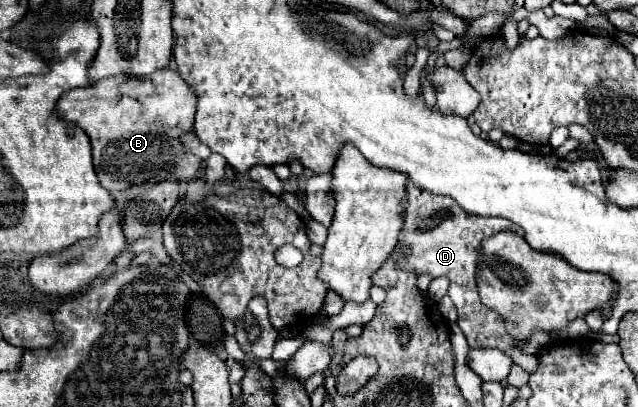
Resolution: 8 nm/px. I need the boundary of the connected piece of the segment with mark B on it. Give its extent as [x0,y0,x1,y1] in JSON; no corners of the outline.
[57,69,201,193]

